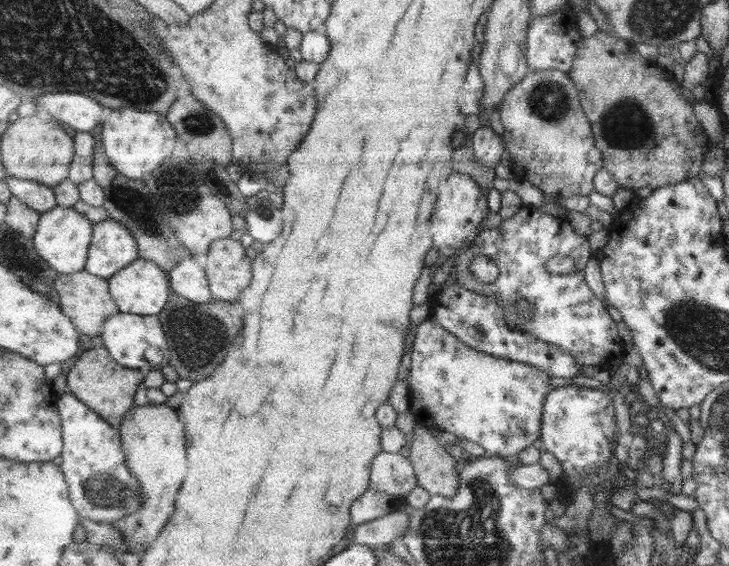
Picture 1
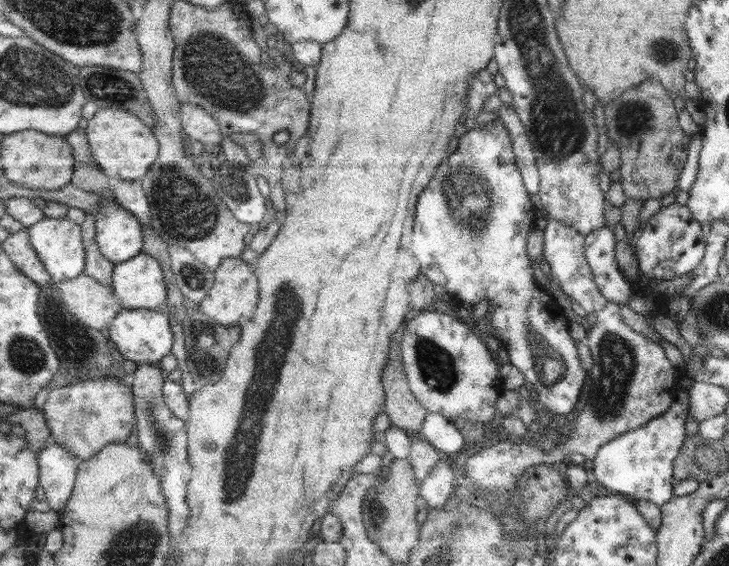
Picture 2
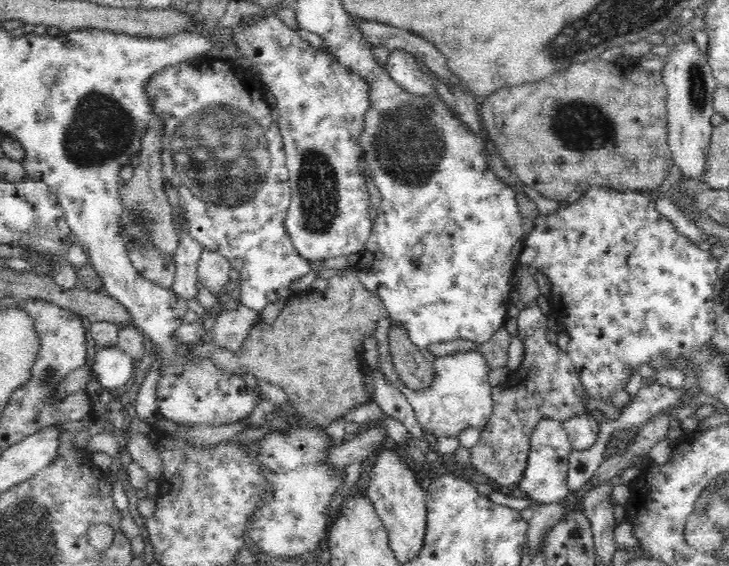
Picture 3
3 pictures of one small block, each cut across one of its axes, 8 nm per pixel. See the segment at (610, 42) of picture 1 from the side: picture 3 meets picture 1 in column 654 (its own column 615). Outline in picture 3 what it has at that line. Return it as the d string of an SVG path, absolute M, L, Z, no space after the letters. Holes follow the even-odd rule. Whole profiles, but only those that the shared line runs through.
M599 57L587 59L586 62L573 64L571 67L561 71L555 71L550 78L544 78L538 82L528 82L520 86L500 88L500 91L494 92L488 97L482 98L478 103L478 116L484 139L489 144L489 150L492 154L500 155L502 161L506 163L506 167L520 179L522 184L530 186L540 192L546 198L555 201L565 200L567 196L578 190L586 190L590 186L609 186L616 190L632 190L632 191L649 191L658 188L669 176L670 170L676 167L671 150L667 142L668 132L666 130L666 103L667 91L666 85L662 83L662 75L659 71L650 72L636 70L632 68L628 74L624 70L622 76L622 66L612 61L604 61Z

